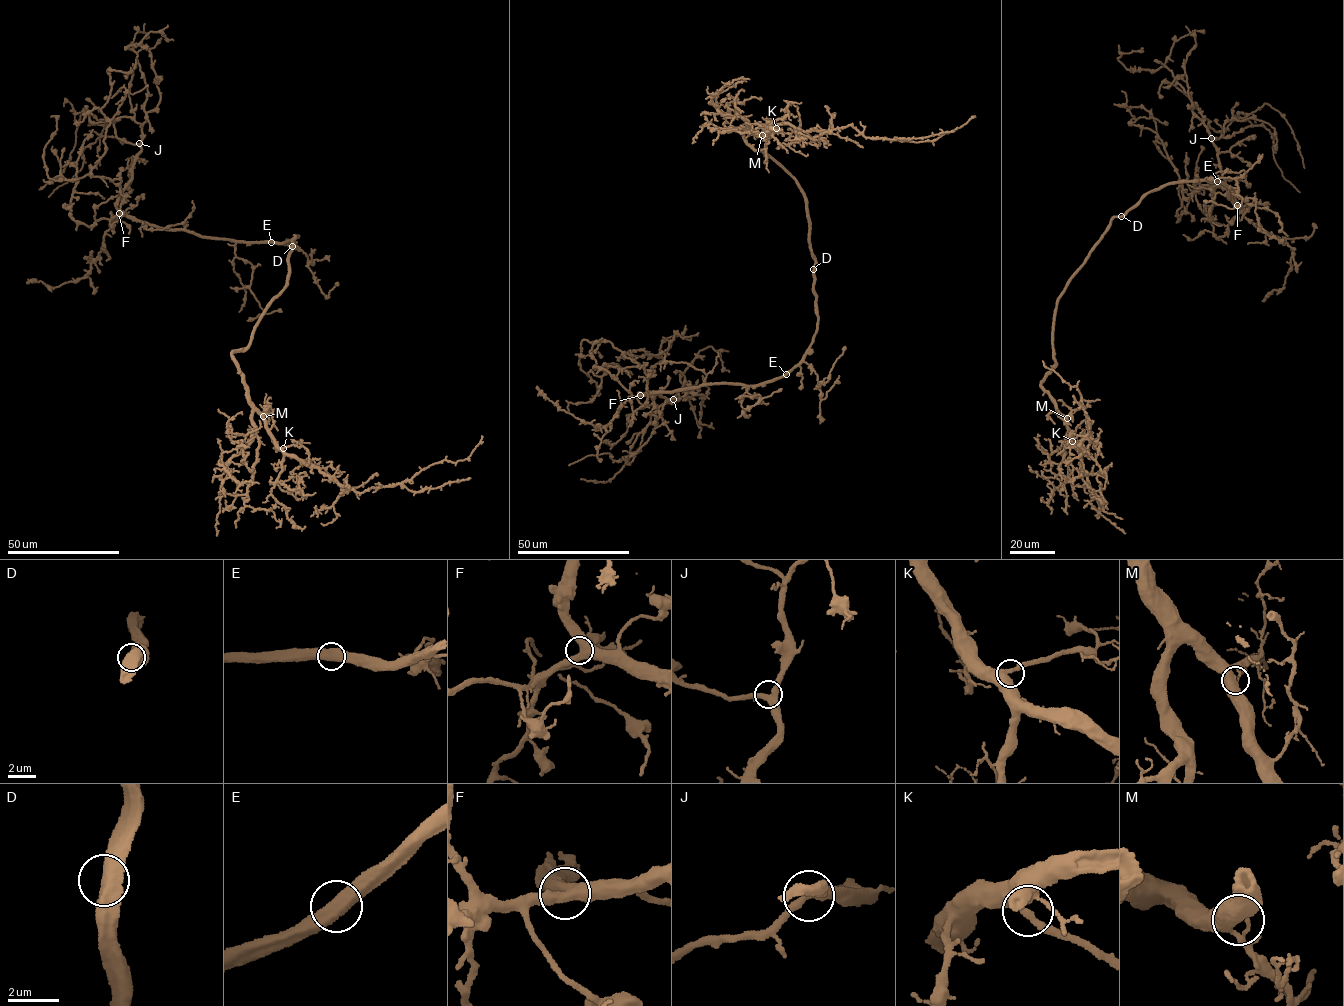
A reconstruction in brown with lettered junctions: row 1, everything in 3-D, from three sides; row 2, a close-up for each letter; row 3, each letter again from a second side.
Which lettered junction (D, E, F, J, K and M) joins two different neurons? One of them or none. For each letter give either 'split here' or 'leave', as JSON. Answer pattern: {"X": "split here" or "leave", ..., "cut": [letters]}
{"D": "leave", "E": "leave", "F": "leave", "J": "leave", "K": "leave", "M": "leave", "cut": []}

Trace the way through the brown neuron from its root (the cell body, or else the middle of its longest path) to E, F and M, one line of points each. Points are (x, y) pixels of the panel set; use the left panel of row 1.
E: (293, 247), (296, 235), (298, 238), (281, 243), (271, 242)
F: (293, 247), (296, 235), (298, 238), (281, 243), (234, 242), (200, 237), (183, 230), (160, 229), (119, 213)
M: (293, 247), (286, 287), (265, 310), (251, 341), (232, 353), (249, 400), (263, 416)

